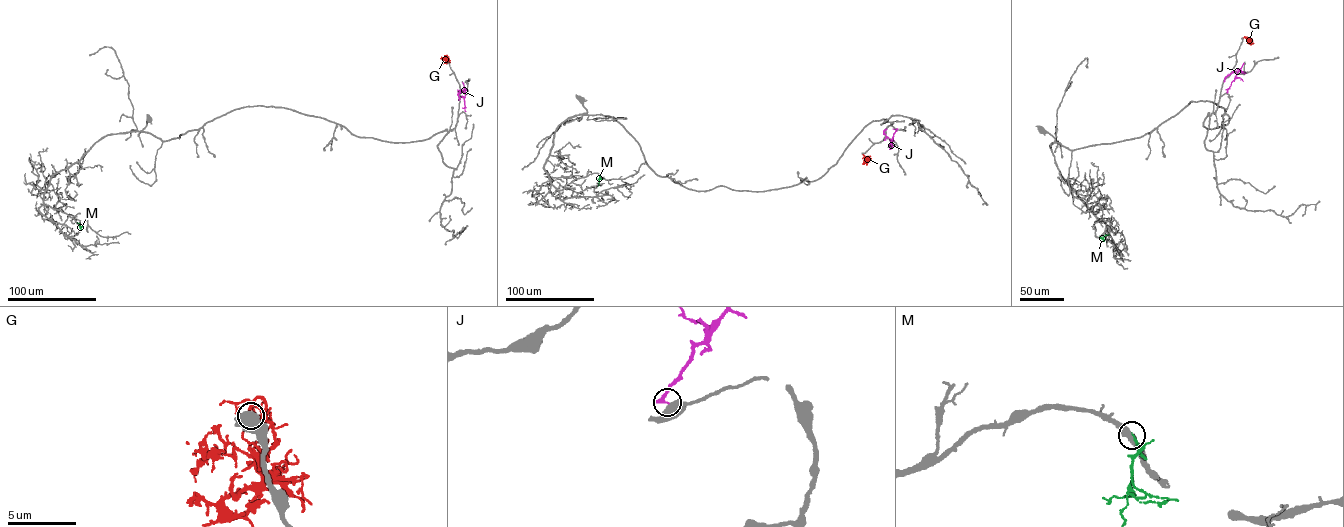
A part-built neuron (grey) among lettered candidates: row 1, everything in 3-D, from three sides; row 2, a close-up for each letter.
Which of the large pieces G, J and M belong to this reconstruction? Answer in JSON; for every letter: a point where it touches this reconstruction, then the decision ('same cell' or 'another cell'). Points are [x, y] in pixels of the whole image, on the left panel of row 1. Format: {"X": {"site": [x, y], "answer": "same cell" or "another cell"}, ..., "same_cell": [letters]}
{"G": {"site": [446, 56], "answer": "another cell"}, "J": {"site": [463, 83], "answer": "another cell"}, "M": {"site": [82, 225], "answer": "another cell"}, "same_cell": []}

